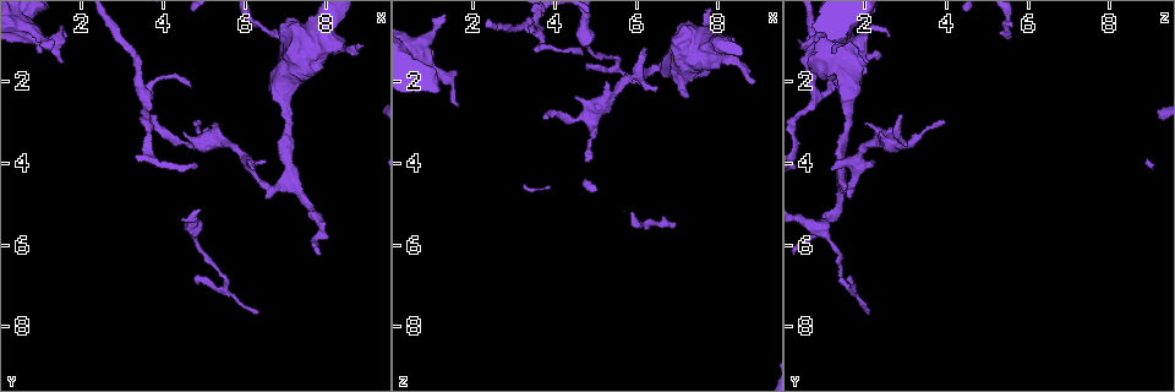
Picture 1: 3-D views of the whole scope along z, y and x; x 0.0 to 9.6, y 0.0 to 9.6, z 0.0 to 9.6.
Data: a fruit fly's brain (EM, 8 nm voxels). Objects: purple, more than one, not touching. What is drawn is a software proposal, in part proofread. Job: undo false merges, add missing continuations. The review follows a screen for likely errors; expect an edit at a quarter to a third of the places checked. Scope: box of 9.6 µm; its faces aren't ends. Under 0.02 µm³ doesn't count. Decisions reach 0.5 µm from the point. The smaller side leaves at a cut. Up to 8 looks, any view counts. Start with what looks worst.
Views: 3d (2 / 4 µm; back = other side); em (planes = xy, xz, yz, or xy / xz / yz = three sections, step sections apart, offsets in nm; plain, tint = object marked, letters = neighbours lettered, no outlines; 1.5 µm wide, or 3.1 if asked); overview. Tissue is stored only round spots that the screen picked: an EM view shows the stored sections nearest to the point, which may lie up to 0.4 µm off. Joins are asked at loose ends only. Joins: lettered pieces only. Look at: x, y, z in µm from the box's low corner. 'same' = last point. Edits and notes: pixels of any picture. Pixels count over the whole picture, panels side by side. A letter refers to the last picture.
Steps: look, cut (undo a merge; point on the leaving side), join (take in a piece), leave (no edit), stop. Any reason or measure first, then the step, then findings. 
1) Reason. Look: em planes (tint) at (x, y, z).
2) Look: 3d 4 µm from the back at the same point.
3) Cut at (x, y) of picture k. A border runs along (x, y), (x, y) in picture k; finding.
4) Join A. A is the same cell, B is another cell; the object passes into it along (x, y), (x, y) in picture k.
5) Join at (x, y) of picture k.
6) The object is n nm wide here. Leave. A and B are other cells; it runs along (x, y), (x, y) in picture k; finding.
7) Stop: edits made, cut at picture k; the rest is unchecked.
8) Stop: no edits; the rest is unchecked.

Branch stops here. Look: em planes (letters) at (6.20, 4.10, 1.20).

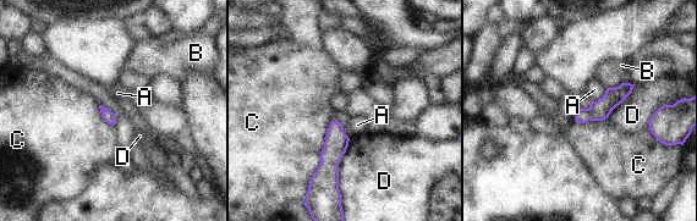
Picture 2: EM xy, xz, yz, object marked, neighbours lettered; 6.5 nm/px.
The longest contact is with C, 480 nm. Leave. A, B, C and D are other cells; no lettered piece goes on from it.

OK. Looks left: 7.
Thin end. Look: em xz step 4 (tint) at (3.70, 2.75, 2.95).

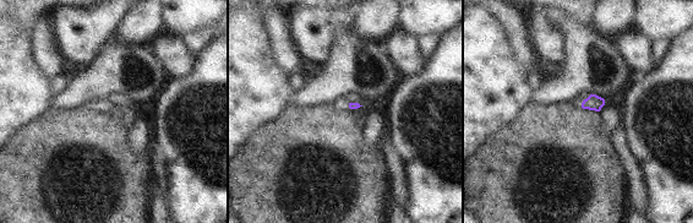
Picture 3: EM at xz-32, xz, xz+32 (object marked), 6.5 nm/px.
Cut it another way. Look: em yz step 4 (letters) at the same point.

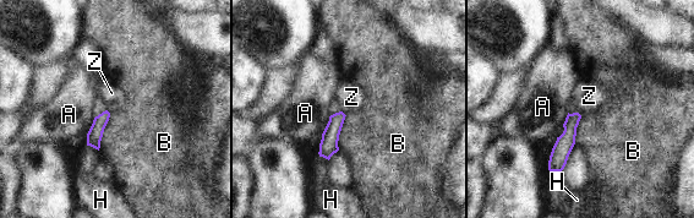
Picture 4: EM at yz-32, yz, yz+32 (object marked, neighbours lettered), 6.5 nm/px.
The longest contact is with B, 260 nm. Leave. A, B, H and Z are other cells; it runs along (575, 115), (558, 157), (558, 168) in picture 4; no lettered piece goes on from it.

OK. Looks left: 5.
Thin end. Look: em xz step 4 (tint) at (6.30, 7.60, 2.15).

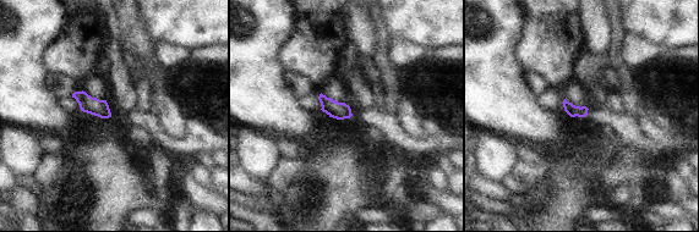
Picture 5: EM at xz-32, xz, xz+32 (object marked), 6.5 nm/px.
Look: em planes (letters) at the same point.

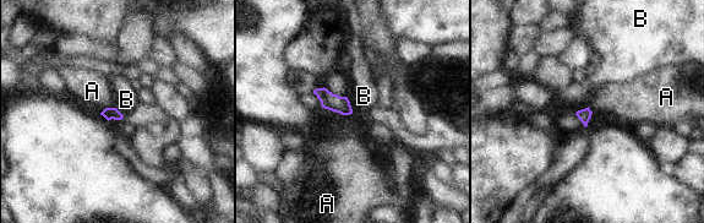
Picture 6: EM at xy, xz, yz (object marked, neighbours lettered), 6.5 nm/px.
The object is 80 nm wide here. Leave. A and B are other cells; a border runs along (326, 108), (342, 114), (352, 114) in picture 6; no lettered piece goes on from it.

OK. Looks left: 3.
Stop: no edits; the rest is unchecked.

